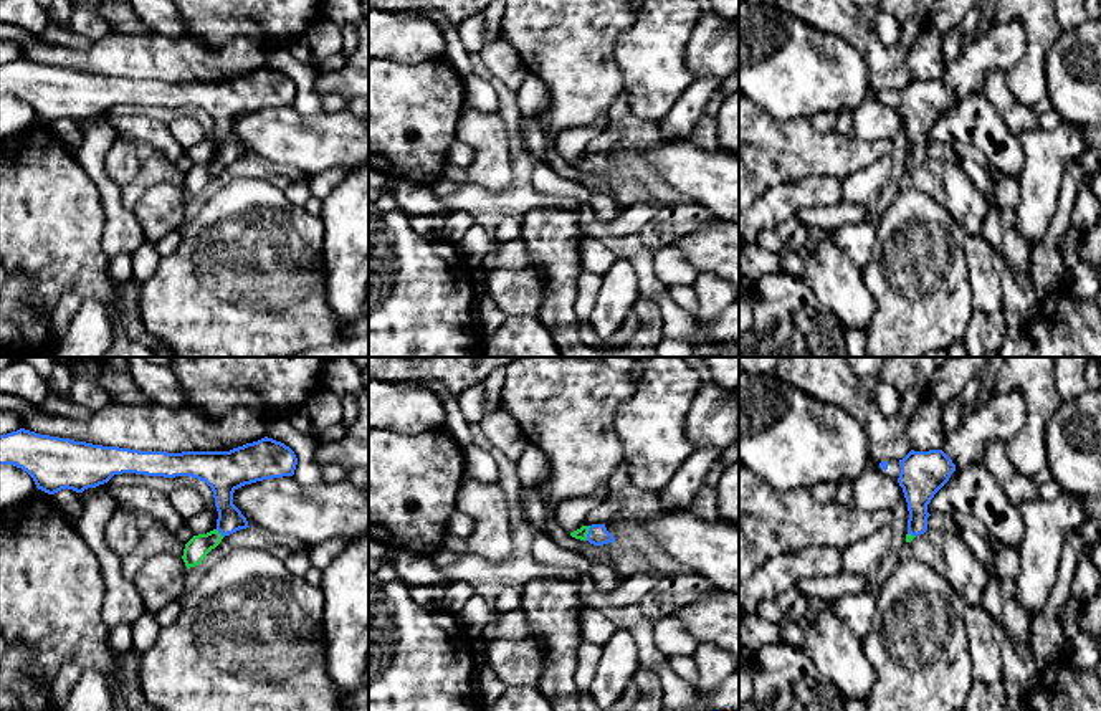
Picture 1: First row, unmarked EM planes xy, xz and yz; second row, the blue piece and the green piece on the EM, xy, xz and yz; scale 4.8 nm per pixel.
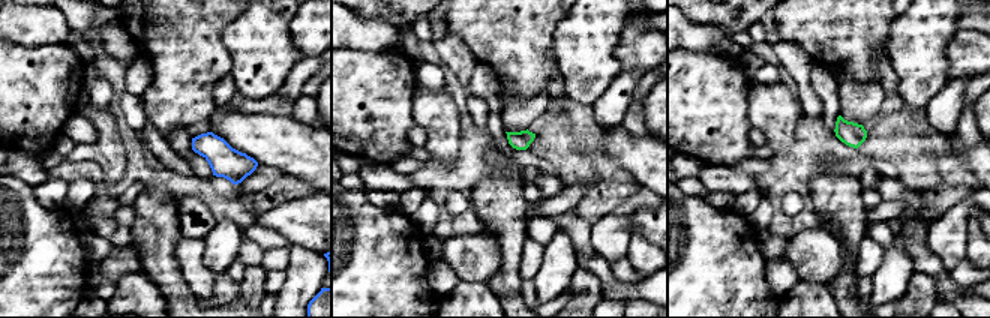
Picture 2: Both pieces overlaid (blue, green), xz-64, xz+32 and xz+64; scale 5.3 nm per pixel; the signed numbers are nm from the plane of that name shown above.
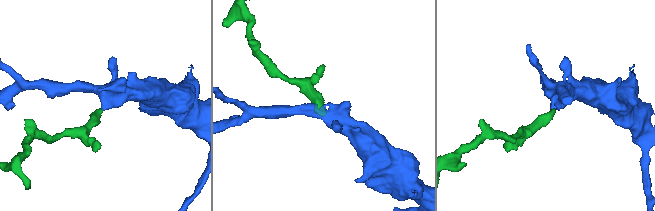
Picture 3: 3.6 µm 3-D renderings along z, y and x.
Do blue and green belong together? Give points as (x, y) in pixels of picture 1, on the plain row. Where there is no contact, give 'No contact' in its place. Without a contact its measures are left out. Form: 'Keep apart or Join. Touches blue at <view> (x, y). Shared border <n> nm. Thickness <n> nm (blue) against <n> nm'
Join. Touches blue at xz (589, 162). Shared border 70 nm. Thickness 100 nm (blue) against 50 nm

